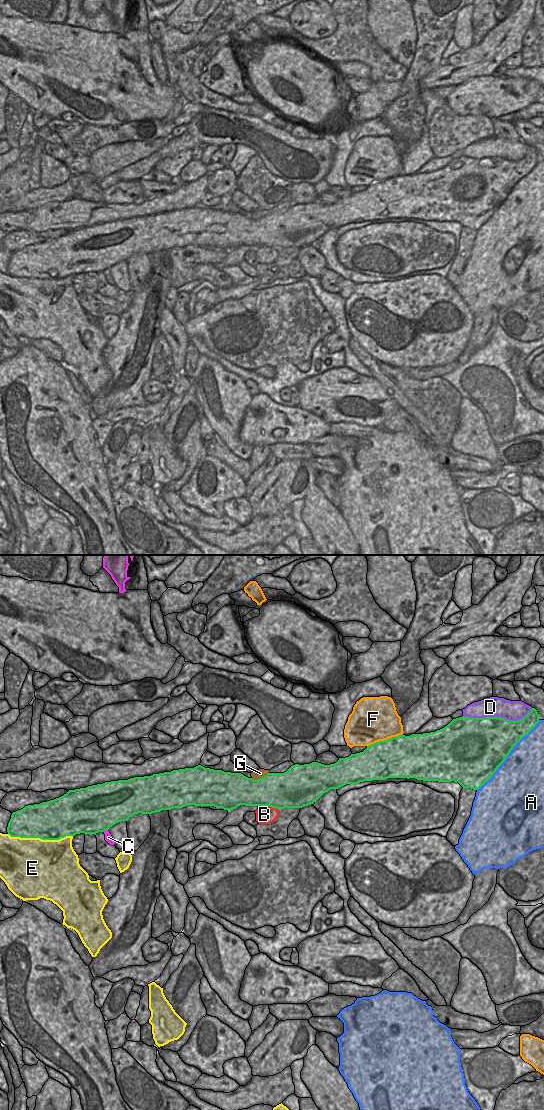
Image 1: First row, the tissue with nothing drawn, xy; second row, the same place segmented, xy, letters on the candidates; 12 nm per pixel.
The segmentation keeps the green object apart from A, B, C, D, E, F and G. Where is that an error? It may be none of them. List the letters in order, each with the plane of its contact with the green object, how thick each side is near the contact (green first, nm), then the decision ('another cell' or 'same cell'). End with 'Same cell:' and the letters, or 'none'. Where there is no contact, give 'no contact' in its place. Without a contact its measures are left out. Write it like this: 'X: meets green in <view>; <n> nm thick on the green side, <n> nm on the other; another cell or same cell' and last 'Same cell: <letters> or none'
A: meets green in xy; 500 nm thick on the green side, 480 nm on the other; another cell
B: meets green in xy; 440 nm thick on the green side, 220 nm on the other; another cell
C: meets green in xy; 500 nm thick on the green side, 90 nm on the other; another cell
D: meets green in xy; 500 nm thick on the green side, 240 nm on the other; another cell
E: meets green in xy; 460 nm thick on the green side, 480 nm on the other; another cell
F: meets green in xy; 500 nm thick on the green side, 480 nm on the other; another cell
G: meets green in xy; 420 nm thick on the green side, 110 nm on the other; another cell
Same cell: none

